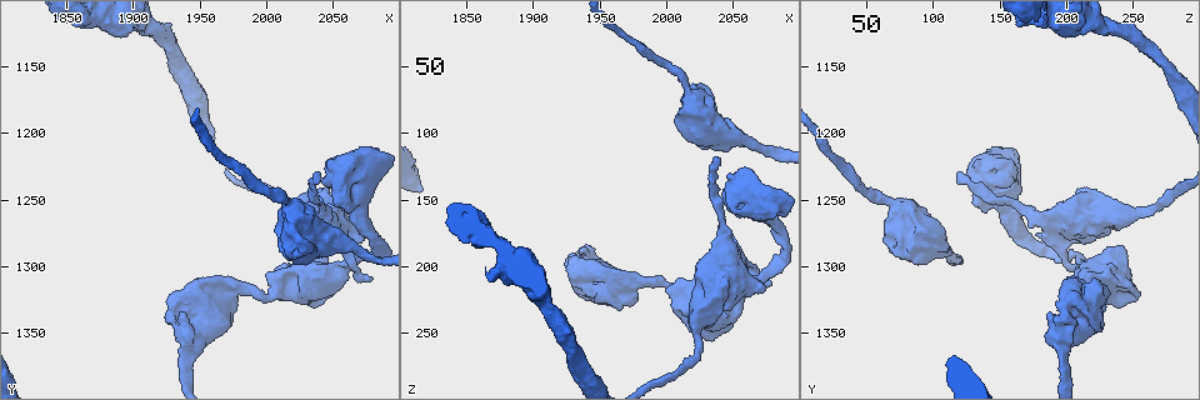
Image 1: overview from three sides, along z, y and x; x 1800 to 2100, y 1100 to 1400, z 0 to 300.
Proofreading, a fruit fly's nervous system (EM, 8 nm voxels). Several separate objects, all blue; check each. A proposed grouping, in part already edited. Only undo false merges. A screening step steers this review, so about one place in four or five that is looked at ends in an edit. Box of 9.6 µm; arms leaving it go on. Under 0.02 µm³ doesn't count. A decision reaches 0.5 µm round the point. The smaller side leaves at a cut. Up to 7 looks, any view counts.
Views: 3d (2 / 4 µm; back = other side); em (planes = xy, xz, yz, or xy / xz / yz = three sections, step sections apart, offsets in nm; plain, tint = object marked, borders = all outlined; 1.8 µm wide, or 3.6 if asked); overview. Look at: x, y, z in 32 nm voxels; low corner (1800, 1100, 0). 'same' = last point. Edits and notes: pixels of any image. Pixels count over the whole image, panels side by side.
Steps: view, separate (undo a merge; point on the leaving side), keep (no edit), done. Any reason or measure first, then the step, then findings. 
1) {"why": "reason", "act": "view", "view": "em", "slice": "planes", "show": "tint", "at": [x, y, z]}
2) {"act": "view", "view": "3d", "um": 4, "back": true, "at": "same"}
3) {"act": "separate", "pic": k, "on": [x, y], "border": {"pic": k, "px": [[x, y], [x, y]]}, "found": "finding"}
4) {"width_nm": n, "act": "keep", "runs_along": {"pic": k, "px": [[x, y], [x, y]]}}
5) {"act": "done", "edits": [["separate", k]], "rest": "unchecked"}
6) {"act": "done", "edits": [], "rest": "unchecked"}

{"why": "arms part here", "act": "view", "view": "3d", "um": 4, "at": [1942, 1354, 196]}

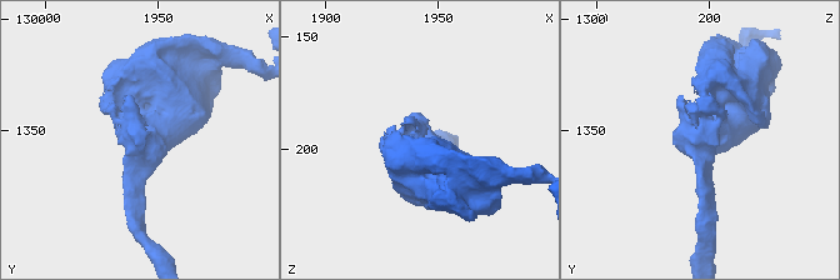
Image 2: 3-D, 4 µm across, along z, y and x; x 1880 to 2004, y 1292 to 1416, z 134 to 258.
{"why": "now the EM", "act": "view", "view": "em", "slice": "xz", "step": 8, "show": "tint", "at": [1942, 1355, 198]}

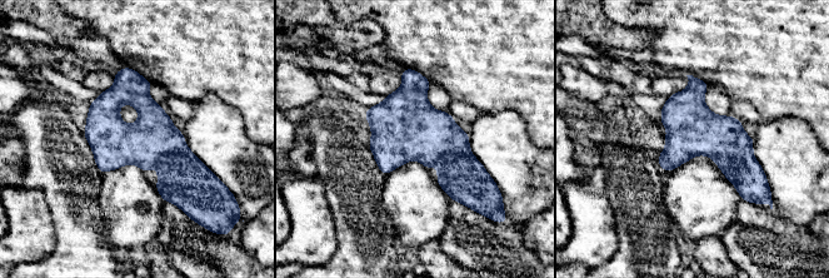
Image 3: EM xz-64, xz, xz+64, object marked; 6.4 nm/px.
{"why": "another direction", "act": "view", "view": "em", "slice": "xy", "step": 16, "show": "tint", "at": "same"}

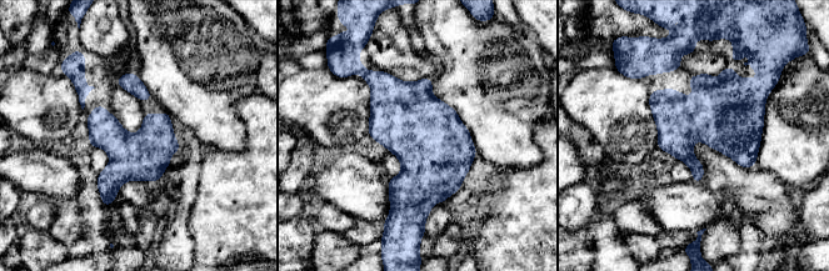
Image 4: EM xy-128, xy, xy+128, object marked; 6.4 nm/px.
{"act": "keep", "found": "one neuron here"}

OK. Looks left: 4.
{"why": "three-way junction", "act": "view", "view": "em", "slice": "xy", "step": 16, "show": "tint", "at": [2064, 1300, 206]}

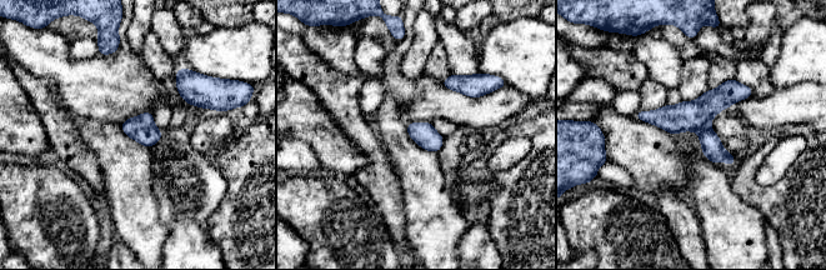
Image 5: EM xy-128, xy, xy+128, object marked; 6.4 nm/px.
{"act": "separate", "pic": 5, "on": [711, 145], "border": {"pic": 5, "px": [[709, 125], [697, 133]]}, "found": "a second neuron is stuck on"}

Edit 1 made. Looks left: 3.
{"why": "narrows sharply", "act": "view", "view": "3d", "um": 4, "at": [1972, 1220, 28]}

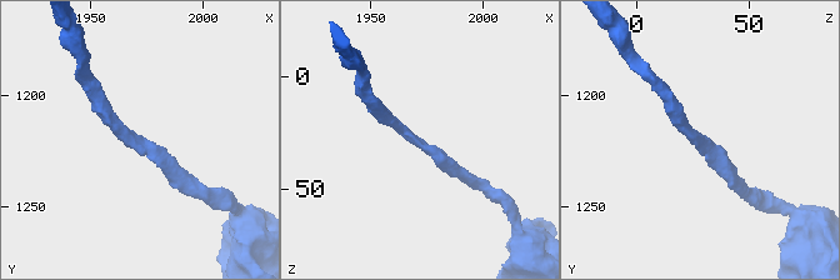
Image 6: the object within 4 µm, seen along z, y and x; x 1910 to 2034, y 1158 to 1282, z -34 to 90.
{"arm_widths_nm": [220, 220], "act": "view", "view": "em", "slice": "planes", "show": "tint", "at": [1969, 1220, 30]}

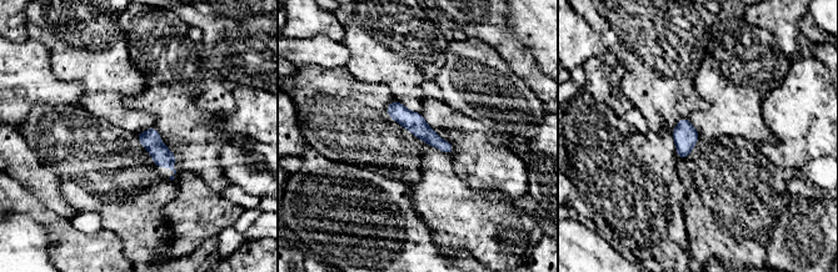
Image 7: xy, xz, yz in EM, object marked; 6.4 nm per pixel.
{"act": "keep", "runs_along": {"pic": 7, "px": [[394, 105], [429, 136], [449, 149]]}, "found": "continuous, no second neuron"}

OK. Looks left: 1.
{"act": "done", "edits": [["separate", 5]], "rest": "unchecked"}

